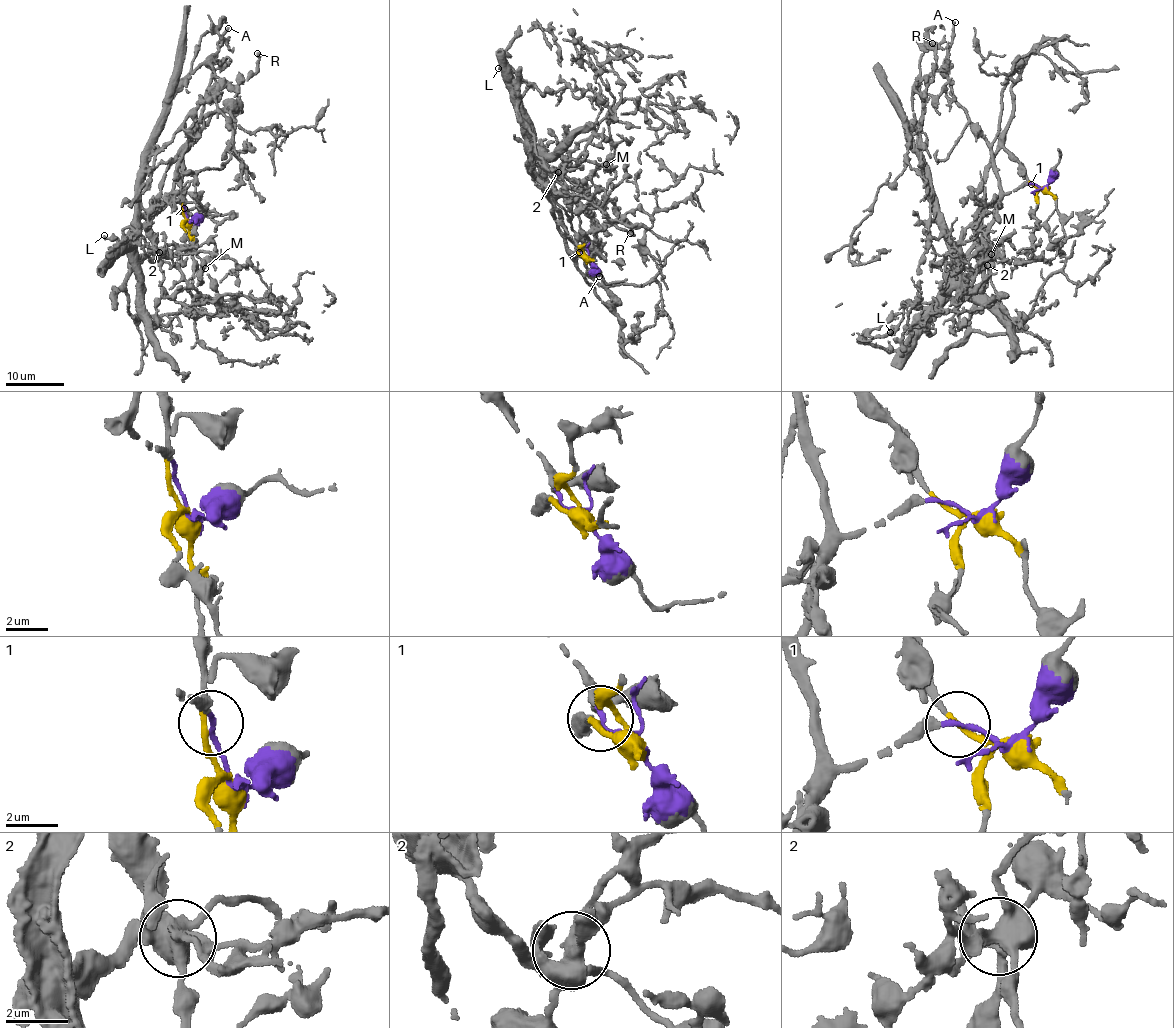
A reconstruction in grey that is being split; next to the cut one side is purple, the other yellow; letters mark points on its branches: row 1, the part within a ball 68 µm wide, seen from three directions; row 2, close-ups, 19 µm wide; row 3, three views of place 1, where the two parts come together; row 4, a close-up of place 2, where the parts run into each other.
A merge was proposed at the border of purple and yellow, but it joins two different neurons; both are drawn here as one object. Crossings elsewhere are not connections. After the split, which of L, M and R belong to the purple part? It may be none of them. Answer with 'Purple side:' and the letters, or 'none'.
Purple side: none

